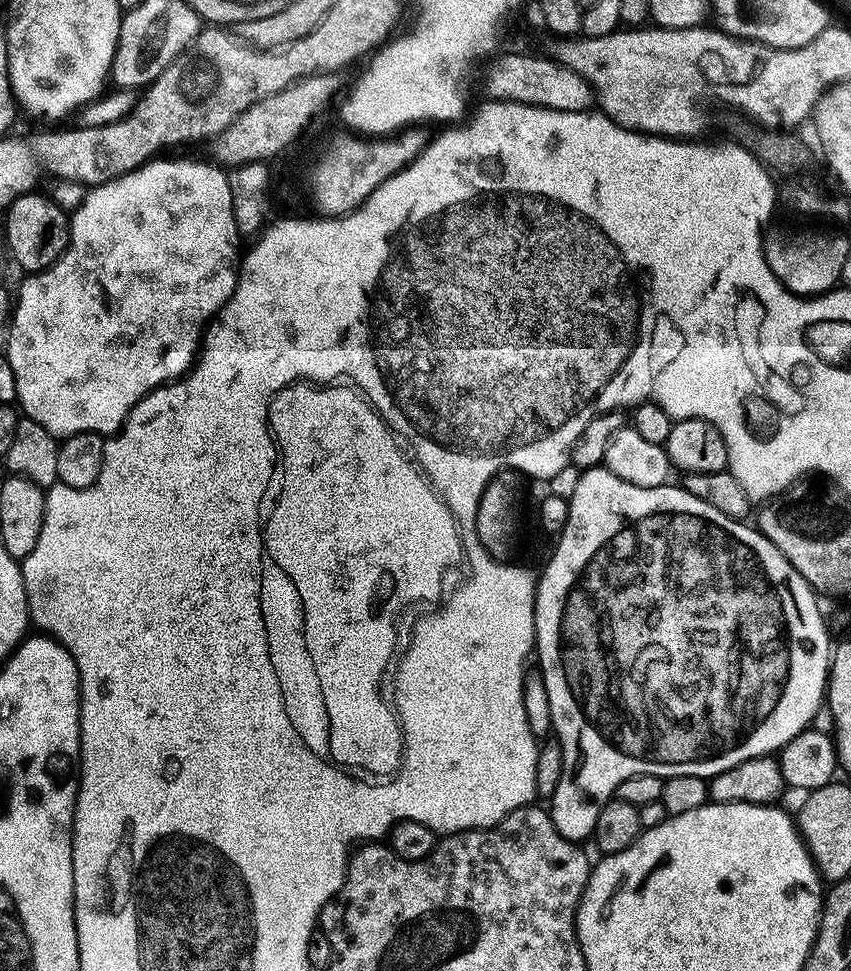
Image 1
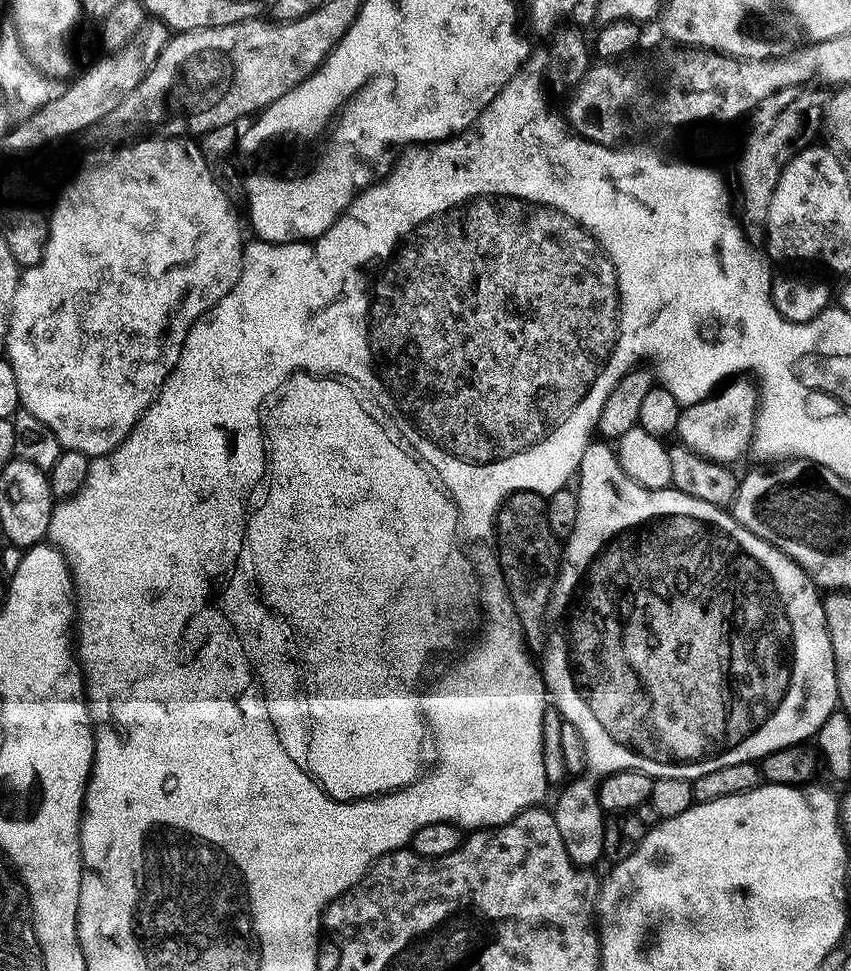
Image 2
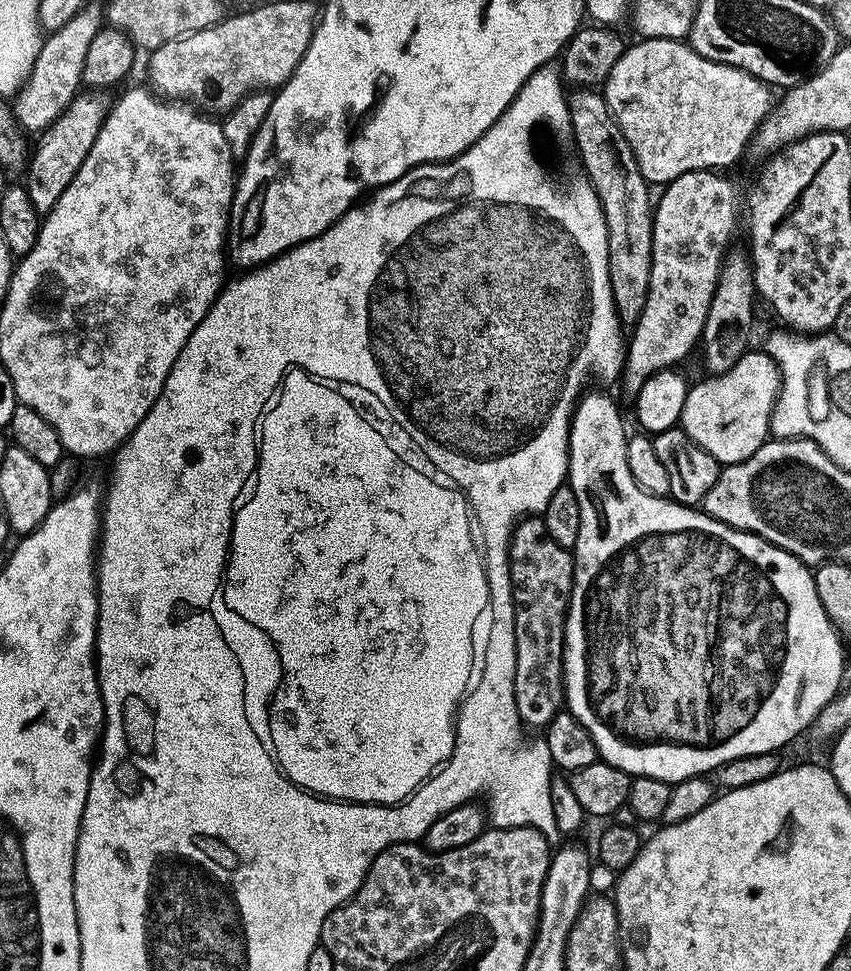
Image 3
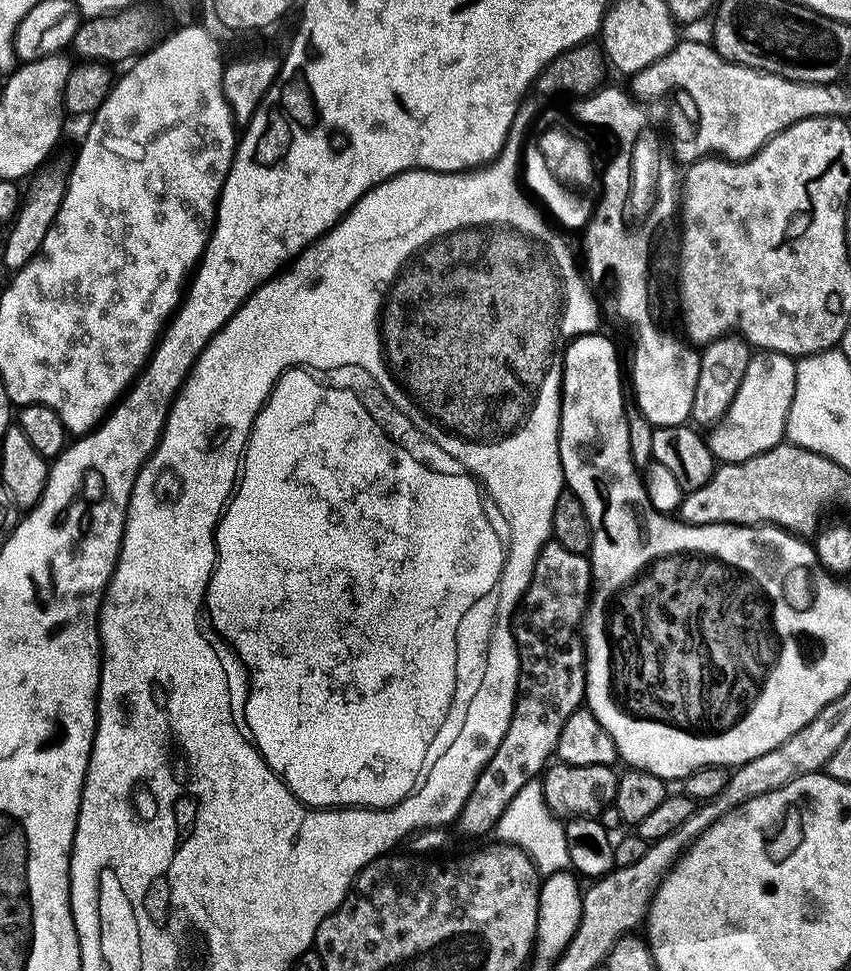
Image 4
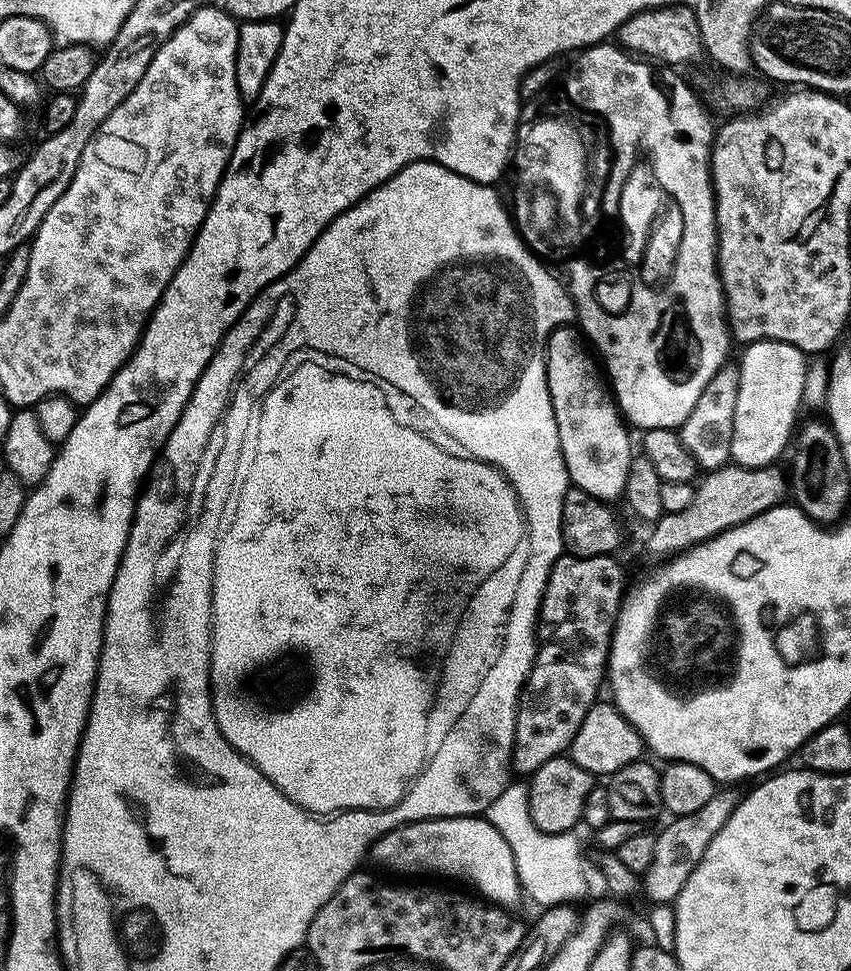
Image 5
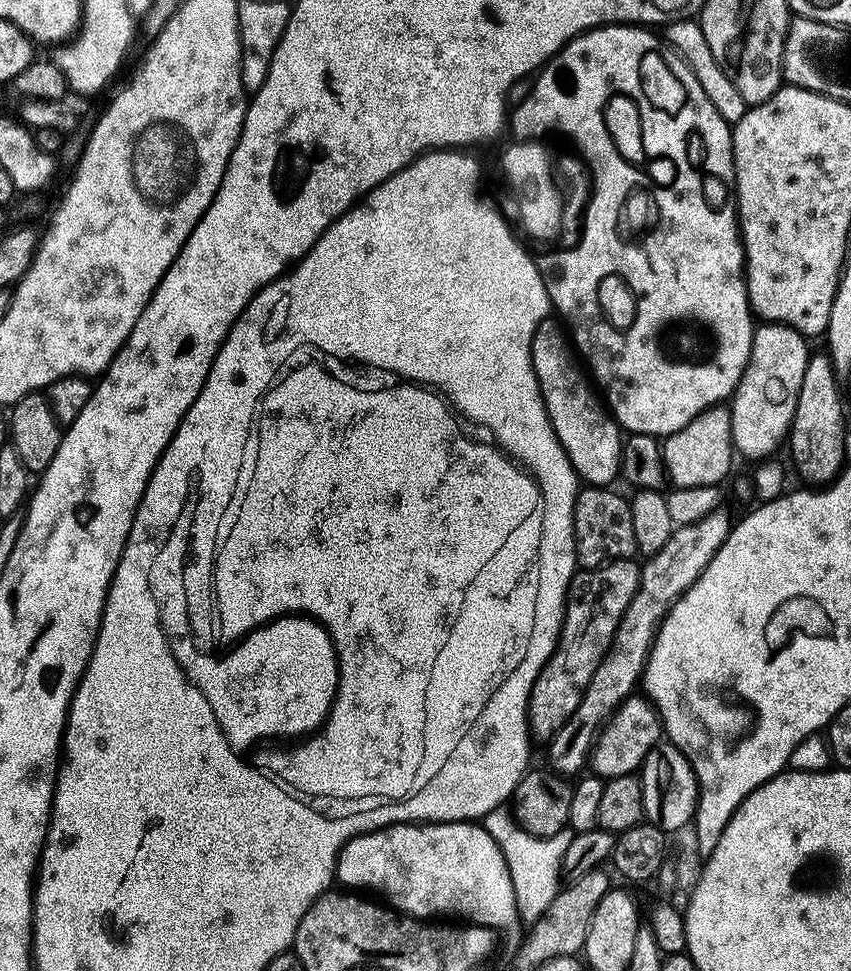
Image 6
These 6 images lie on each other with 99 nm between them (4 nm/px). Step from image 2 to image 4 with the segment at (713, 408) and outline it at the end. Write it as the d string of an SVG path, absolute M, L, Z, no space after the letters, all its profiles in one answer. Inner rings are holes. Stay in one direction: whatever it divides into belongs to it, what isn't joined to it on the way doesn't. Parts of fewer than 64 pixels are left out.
M777 352L753 355L750 370L746 370L746 382L742 382L742 390L738 390L738 398L734 398L734 404L722 422L711 429L707 437L708 449L721 465L750 462L750 458L758 458L785 443L796 393L796 365L793 357Z

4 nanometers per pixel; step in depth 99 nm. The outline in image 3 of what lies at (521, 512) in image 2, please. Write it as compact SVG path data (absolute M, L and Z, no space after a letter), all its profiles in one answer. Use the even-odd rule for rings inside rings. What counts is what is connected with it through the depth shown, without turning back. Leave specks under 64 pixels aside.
M528 518L517 527L512 553L512 600L516 604L515 706L525 725L547 729L565 707L564 635L576 573L571 551L554 542L543 519Z

